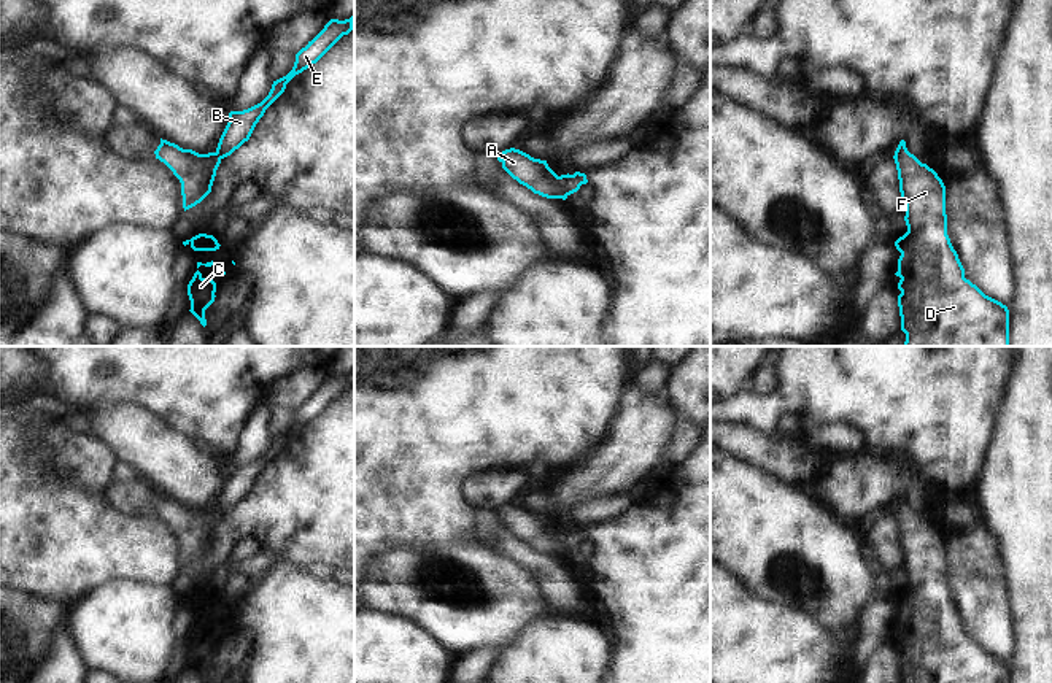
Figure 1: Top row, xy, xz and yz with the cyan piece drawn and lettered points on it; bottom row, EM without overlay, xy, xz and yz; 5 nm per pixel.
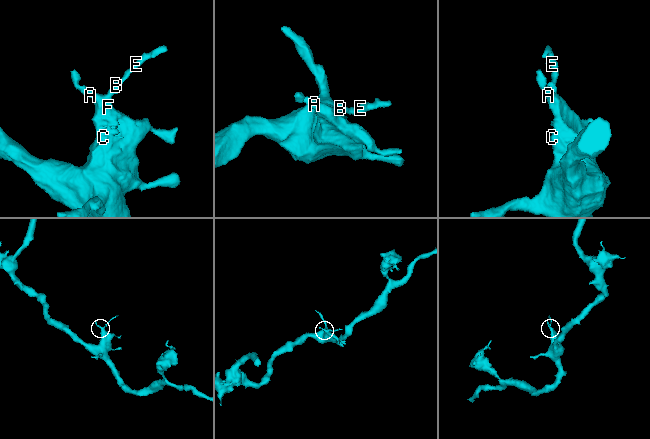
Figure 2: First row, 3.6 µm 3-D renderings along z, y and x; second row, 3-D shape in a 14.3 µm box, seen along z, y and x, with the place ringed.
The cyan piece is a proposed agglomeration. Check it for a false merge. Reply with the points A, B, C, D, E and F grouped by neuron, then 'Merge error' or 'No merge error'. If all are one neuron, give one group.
Groups: A B C D E F. No merge error

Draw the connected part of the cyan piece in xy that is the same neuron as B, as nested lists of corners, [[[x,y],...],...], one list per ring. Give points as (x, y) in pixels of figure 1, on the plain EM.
[[[354,372],[345,376],[331,375],[305,403],[296,410],[292,426],[273,437],[269,451],[257,461],[230,467],[229,478],[215,508],[199,510],[161,494],[154,507],[181,538],[184,567],[200,559],[210,548],[221,516],[249,496],[265,465],[284,448],[286,440],[299,429],[316,419],[343,391],[353,386]]]

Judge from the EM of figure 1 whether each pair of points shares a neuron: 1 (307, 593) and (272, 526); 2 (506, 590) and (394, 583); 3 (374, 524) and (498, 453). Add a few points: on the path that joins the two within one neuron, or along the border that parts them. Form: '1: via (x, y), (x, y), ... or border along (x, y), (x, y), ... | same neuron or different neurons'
1: border along (299, 564), (277, 563), (274, 566) | different neurons
2: via (479, 607), (463, 610), (426, 601), (421, 596) | same neuron
3: via (404, 494), (445, 453), (467, 453) | same neuron

